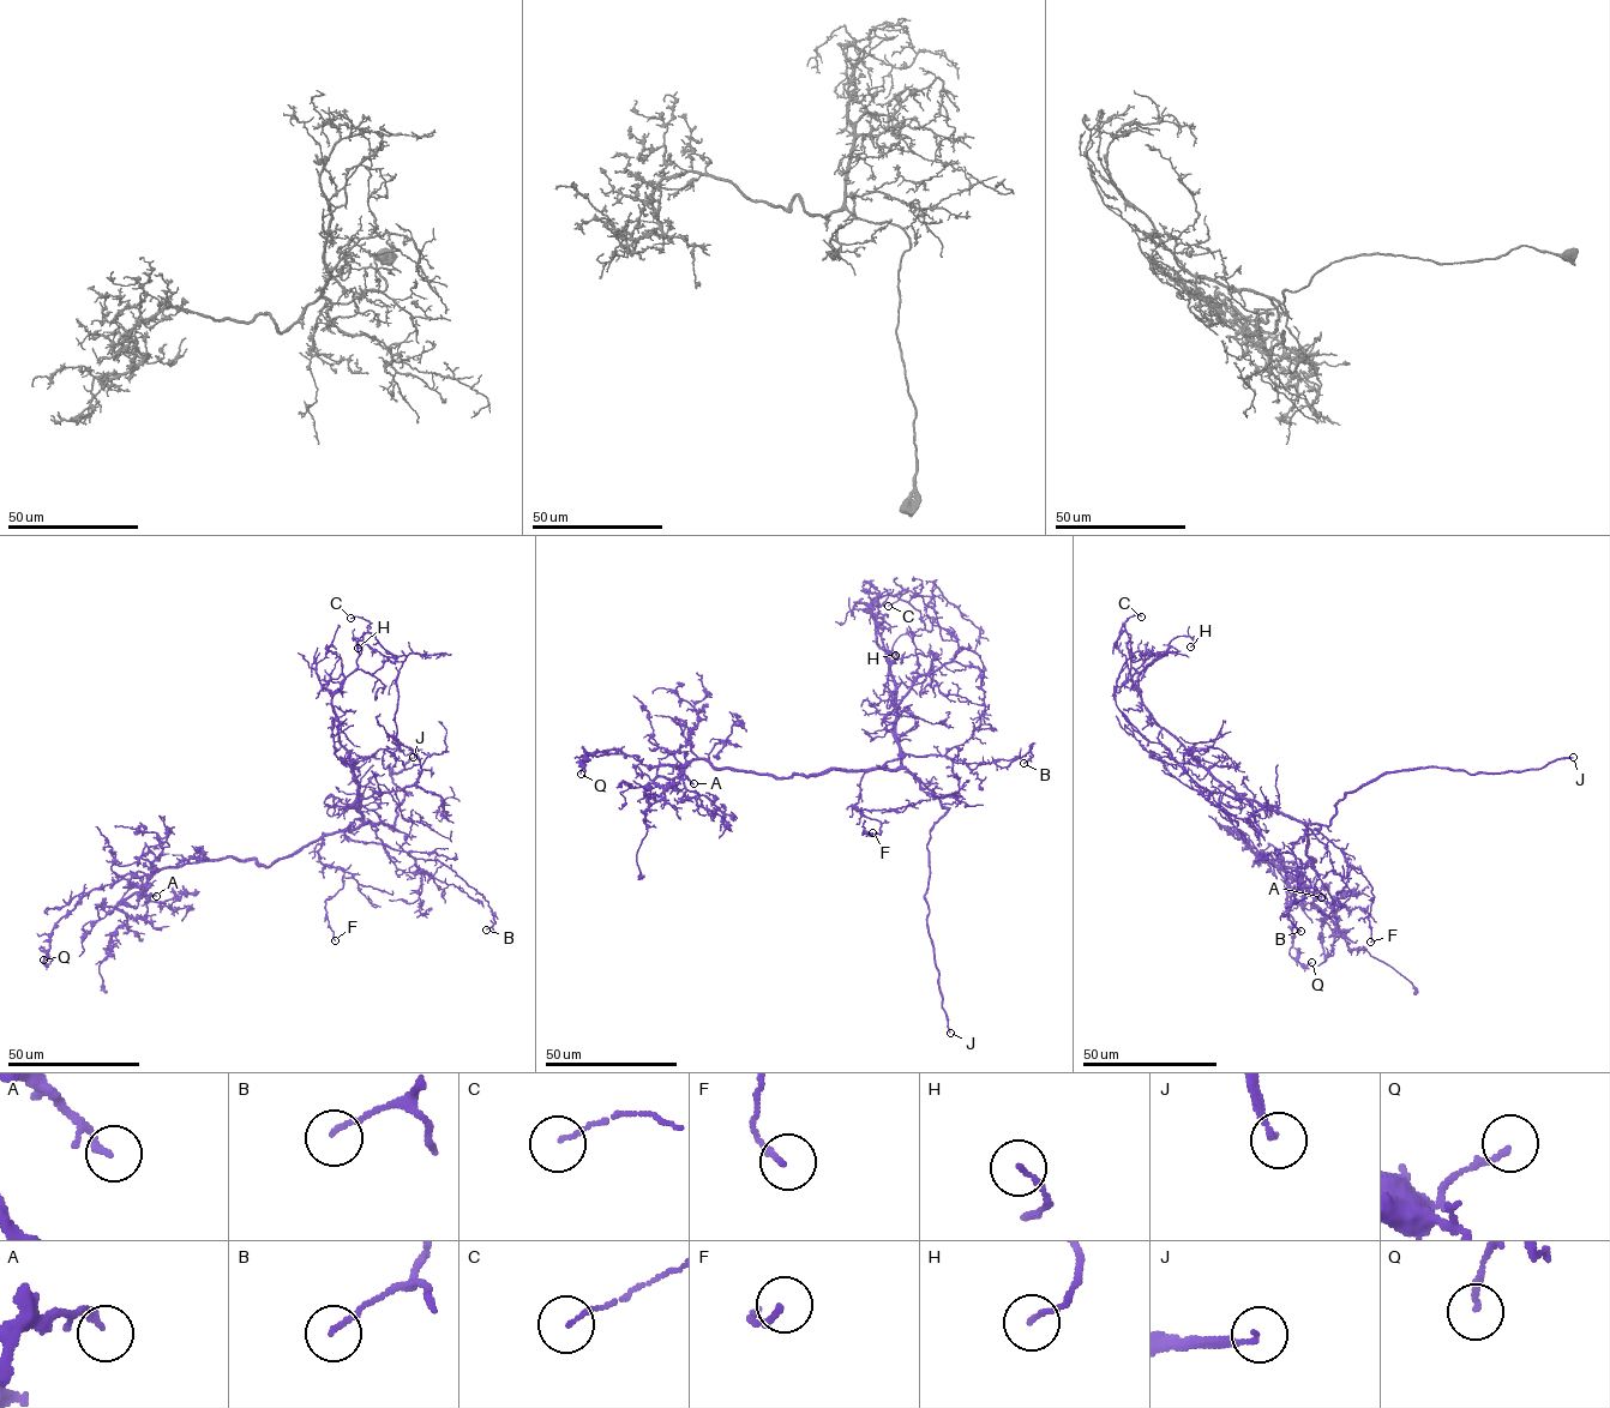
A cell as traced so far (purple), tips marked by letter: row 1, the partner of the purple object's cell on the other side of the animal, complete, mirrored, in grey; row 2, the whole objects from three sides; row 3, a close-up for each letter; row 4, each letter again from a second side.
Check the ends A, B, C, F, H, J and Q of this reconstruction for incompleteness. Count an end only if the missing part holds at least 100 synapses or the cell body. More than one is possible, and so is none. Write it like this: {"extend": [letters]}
{"extend": ["J"]}

